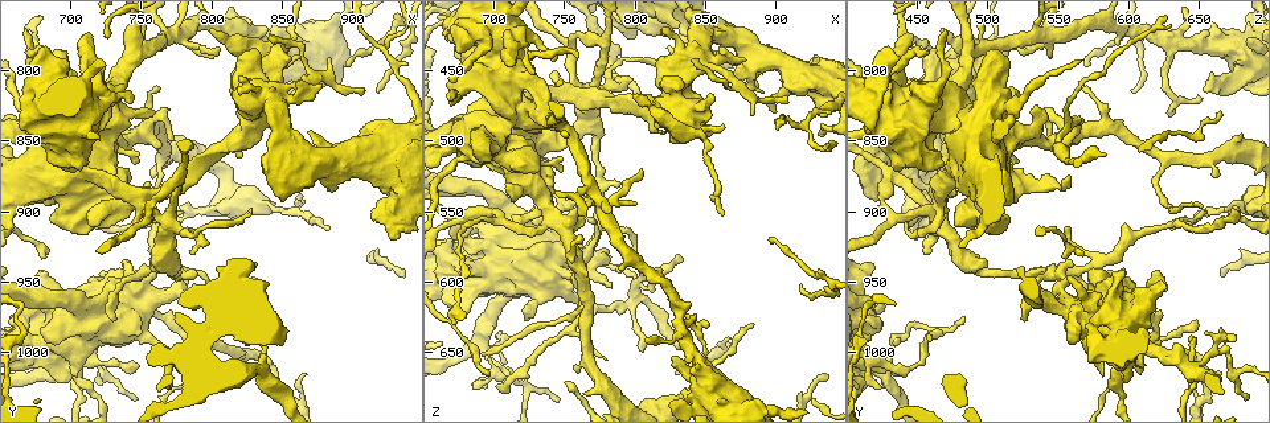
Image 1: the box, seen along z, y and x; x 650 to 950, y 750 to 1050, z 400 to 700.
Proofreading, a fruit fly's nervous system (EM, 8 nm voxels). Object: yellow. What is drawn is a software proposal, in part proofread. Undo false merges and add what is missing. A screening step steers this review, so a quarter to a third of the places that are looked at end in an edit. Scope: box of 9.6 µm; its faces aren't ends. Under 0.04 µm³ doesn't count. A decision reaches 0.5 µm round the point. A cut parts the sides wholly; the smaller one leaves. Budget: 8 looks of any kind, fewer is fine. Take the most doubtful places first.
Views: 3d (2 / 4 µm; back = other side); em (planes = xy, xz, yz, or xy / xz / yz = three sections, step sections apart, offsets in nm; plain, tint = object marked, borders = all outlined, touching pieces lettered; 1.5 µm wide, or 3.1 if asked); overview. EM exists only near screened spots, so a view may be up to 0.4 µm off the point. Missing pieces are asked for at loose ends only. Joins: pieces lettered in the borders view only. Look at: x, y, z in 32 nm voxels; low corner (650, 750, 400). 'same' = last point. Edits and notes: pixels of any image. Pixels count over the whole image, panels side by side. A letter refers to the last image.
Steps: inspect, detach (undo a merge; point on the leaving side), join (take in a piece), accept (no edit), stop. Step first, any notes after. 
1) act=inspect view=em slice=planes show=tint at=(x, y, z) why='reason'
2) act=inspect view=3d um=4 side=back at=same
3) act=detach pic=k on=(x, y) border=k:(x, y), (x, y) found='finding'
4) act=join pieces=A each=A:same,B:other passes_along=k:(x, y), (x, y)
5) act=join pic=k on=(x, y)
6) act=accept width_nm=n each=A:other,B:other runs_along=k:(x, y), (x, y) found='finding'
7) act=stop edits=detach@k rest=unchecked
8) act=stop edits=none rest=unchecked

act=inspect view=3d um=2 at=(800, 1016, 430) why='free end'

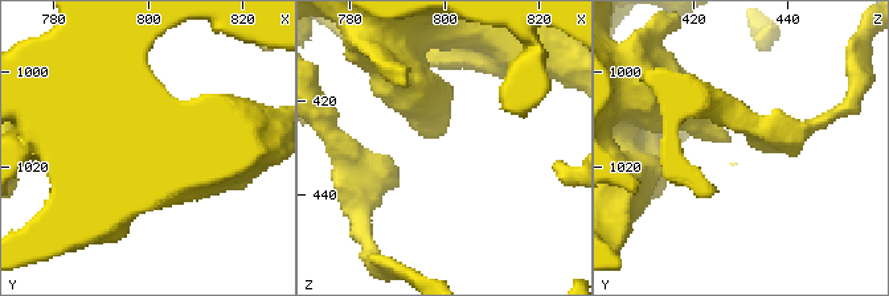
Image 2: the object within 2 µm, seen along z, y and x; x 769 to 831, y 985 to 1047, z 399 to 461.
act=inspect view=em slice=planes show=borders at=(798, 1014, 427) why='need the tissue'

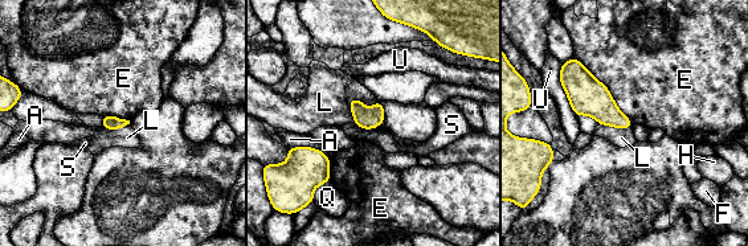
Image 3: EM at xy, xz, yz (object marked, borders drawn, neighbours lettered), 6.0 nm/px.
act=accept each=A:other,E:other,F:other,H:other,L:other,Q:other,S:other,U:other found='none of them fits'

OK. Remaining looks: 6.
act=inspect view=em slice=planes show=tint at=(778, 900, 656) why='an open end'

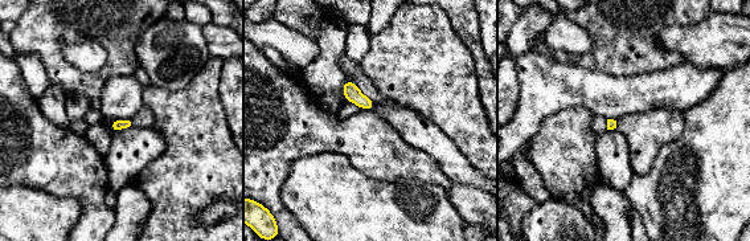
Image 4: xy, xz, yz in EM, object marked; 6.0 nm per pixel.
act=inspect view=em slice=planes show=borders at=same why='see the neighbours'

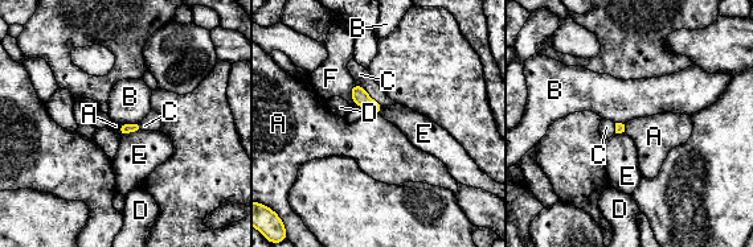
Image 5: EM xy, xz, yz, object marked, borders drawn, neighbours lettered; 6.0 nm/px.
act=accept each=A:other,B:other,C:other,D:other,E:other,F:other border=5:(371, 111), (379, 114) found='none of them fits'

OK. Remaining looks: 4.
act=inspect view=em slice=planes show=borders at=(716, 1004, 670) why='sharp bend'

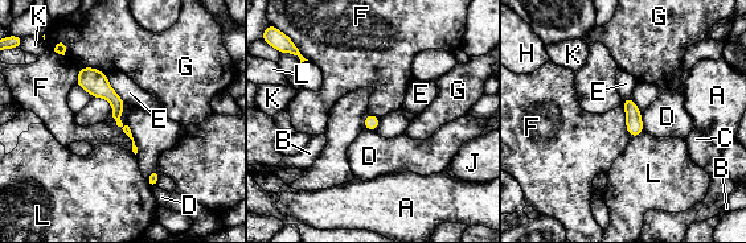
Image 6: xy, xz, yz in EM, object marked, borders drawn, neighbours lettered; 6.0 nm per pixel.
act=accept longest_contact=F:280nm each=A:other,B:other,C:other,D:other,E:other,F:other,G:other,H:other,J:other,K:other,L:other border=6:(124, 104), (122, 131), (132, 149) found='continuous, no second neuron'

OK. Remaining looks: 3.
act=stop edits=none rest=unchecked

